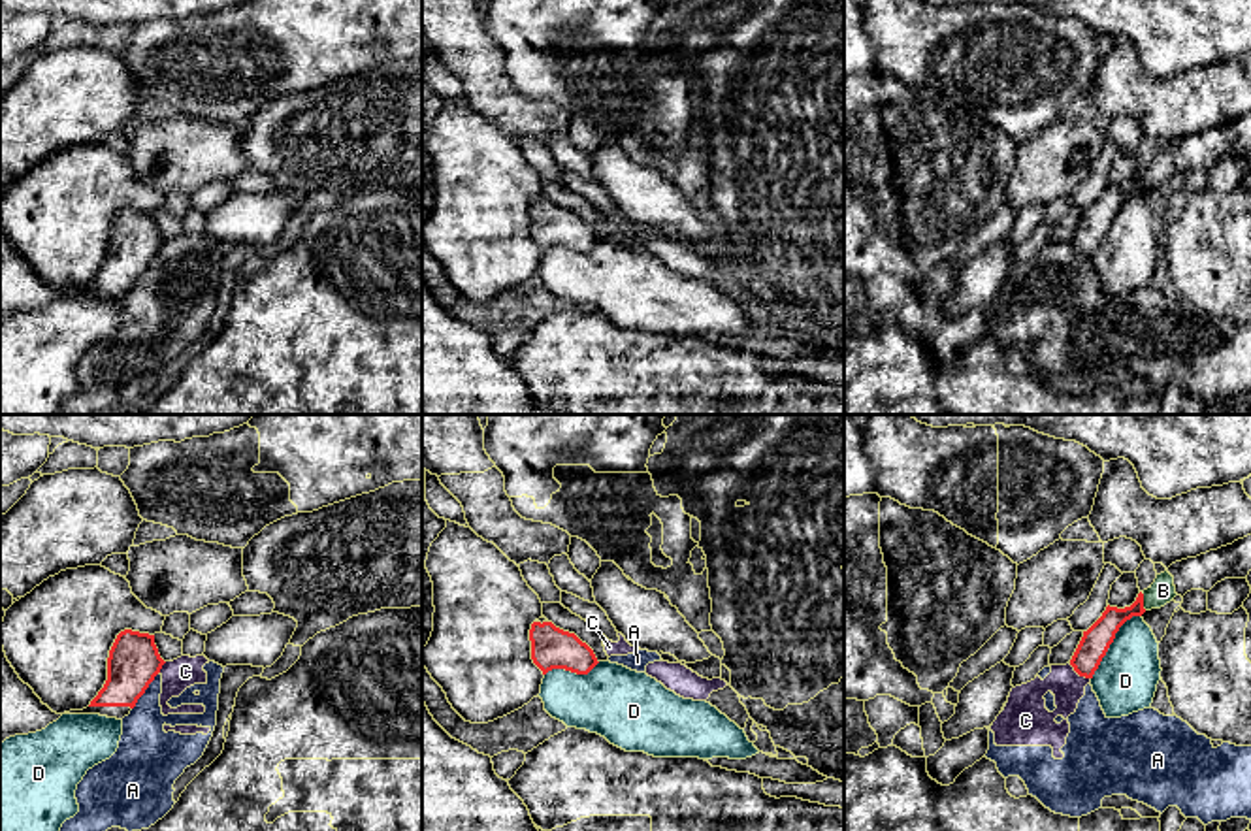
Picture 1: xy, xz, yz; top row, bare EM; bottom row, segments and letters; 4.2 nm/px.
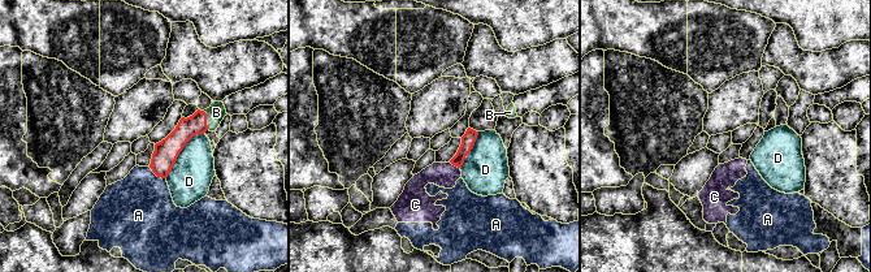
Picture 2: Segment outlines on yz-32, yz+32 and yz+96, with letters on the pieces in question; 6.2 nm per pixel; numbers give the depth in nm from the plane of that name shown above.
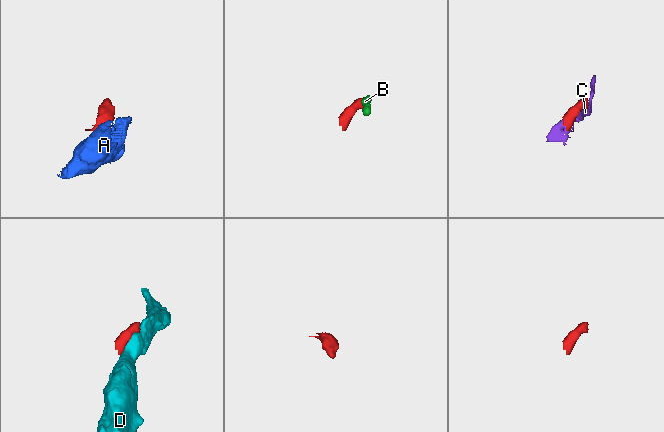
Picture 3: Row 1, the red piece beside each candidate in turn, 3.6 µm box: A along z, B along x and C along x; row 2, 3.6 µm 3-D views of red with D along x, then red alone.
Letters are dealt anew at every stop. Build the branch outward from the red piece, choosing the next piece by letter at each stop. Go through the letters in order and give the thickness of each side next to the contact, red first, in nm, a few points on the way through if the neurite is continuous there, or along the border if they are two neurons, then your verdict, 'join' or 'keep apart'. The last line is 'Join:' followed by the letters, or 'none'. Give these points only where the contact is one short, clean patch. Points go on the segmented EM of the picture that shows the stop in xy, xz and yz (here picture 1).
A: 220 nm thick on the red side, 220 nm on the other; border along xy (159, 671), (132, 709); keep apart
B: 120 nm thick on the red side, 110 nm on the other; runs through yz (1097, 639), (1142, 602), (1155, 598), (1163, 590); join
C: 120 nm thick on the red side, 140 nm on the other; border along yz (1069, 664), (1089, 679); keep apart
D: 120 nm thick on the red side, 260 nm on the other; keep apart
Join: B

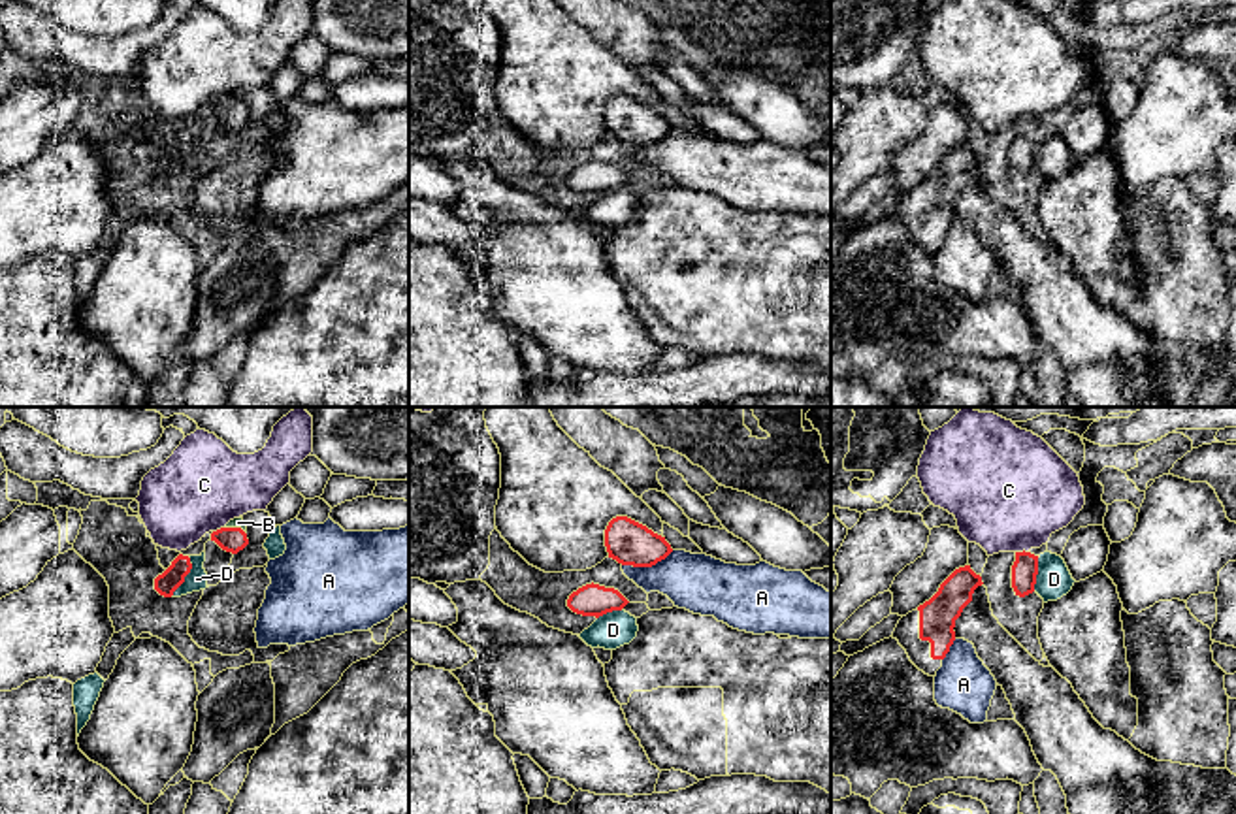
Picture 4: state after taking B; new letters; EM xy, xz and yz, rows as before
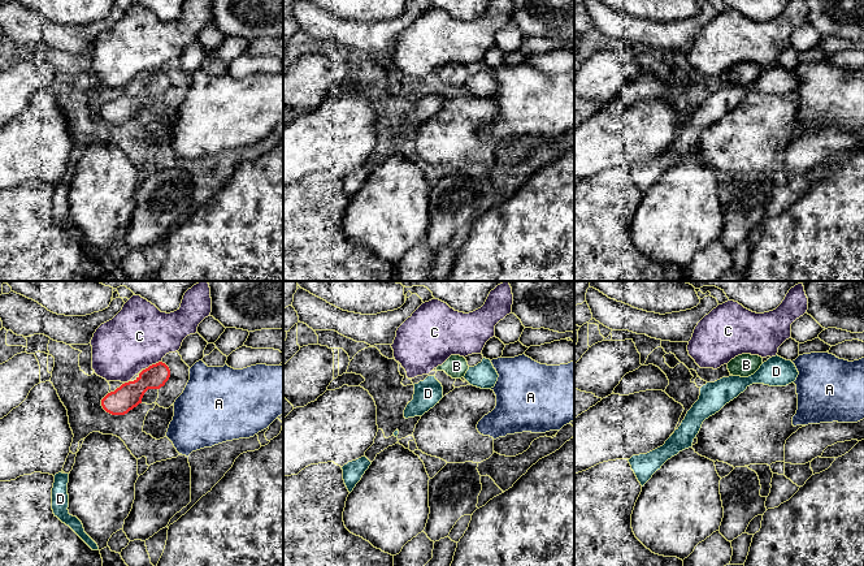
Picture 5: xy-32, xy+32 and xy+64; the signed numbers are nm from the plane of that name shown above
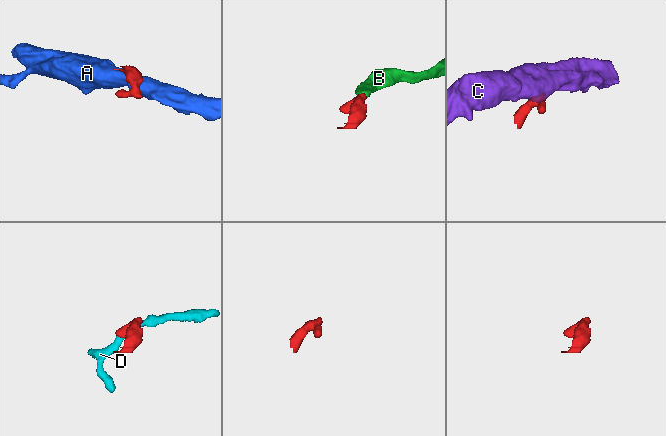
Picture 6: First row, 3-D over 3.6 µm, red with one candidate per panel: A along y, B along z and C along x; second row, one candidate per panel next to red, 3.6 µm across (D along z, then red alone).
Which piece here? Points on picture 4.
A: 190 nm thick on the red side, 260 nm on the other; keep apart
B: 110 nm thick on the red side, 50 nm on the other; runs through xy (232, 539), (236, 528), (238, 522); join
C: 110 nm thick on the red side, 500 nm on the other; border along yz (1027, 551), (1016, 553); keep apart
D: 90 nm thick on the red side, 90 nm on the other; border along xy (189, 556), (191, 569), (170, 596); keep apart
Join: B

